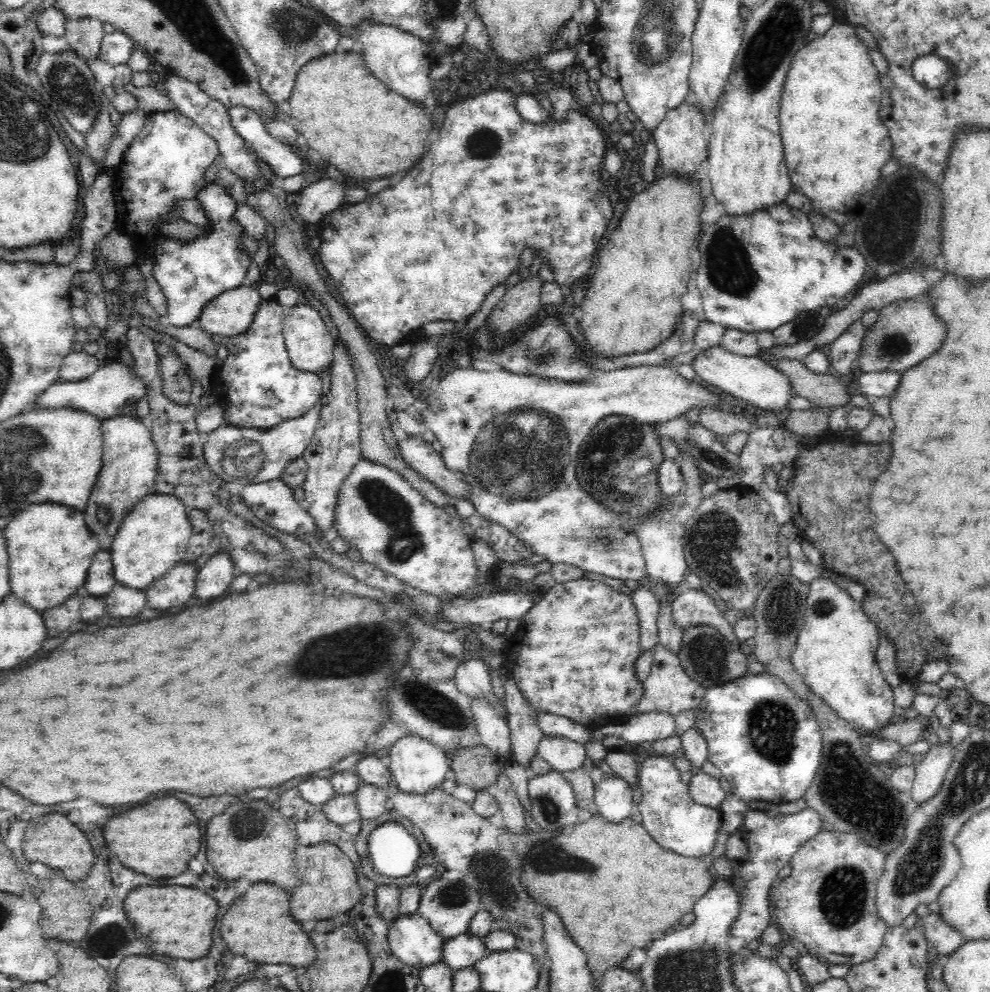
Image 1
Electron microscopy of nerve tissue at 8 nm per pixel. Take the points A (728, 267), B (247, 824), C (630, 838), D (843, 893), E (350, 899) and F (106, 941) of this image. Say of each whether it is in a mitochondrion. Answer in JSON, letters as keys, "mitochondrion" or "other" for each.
{"A":"mitochondrion","B":"mitochondrion","C":"other","D":"mitochondrion","E":"other","F":"mitochondrion"}

